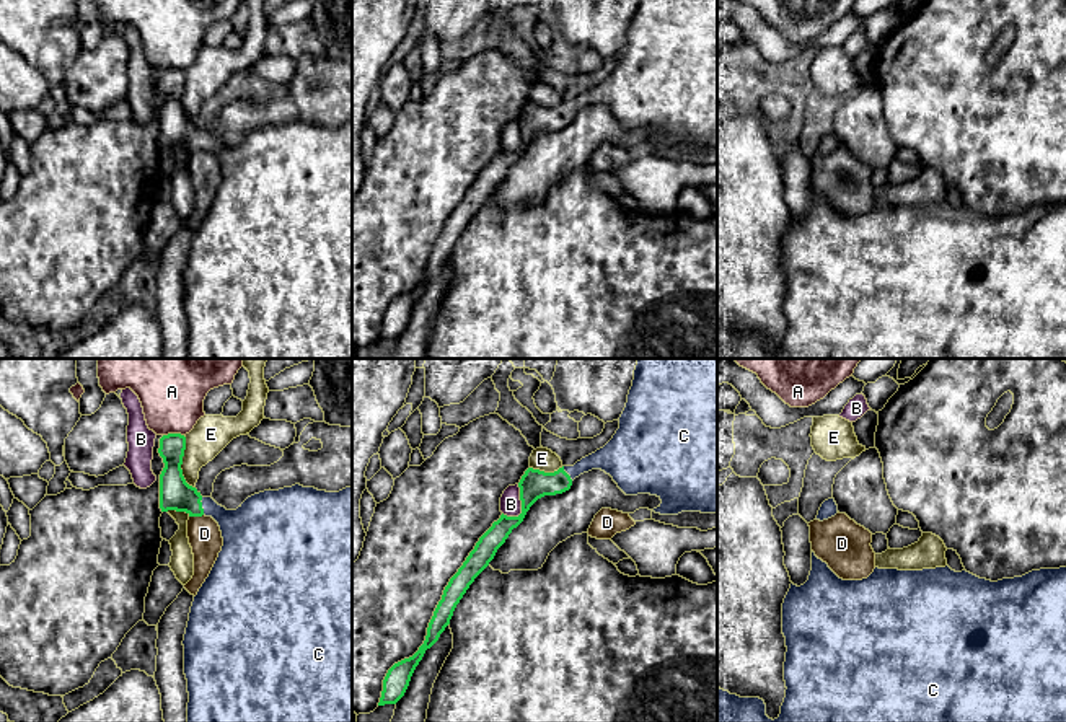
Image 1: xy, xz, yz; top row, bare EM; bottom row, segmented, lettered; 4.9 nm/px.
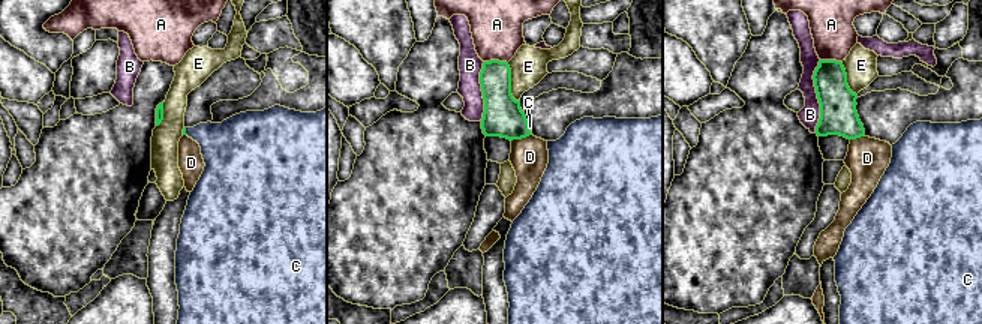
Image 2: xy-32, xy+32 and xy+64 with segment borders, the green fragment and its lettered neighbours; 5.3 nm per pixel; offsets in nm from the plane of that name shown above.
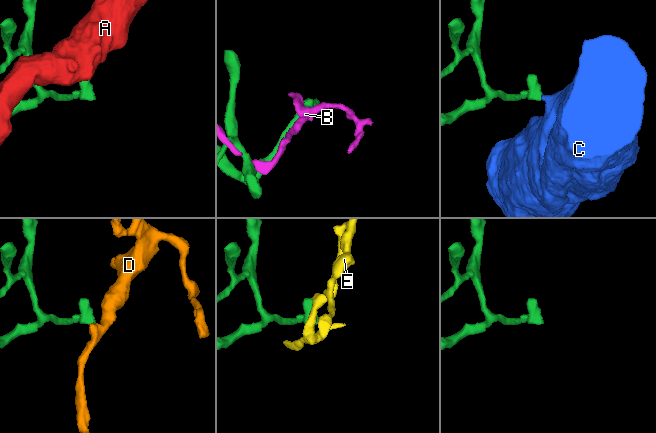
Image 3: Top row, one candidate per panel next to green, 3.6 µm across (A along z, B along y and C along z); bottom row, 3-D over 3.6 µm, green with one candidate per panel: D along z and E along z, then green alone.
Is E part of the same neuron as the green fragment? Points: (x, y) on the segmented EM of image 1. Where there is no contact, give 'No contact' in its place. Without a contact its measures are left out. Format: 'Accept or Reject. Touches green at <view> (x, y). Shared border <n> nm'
Reject. Touches green at xy (181, 463). Shared border 280 nm

